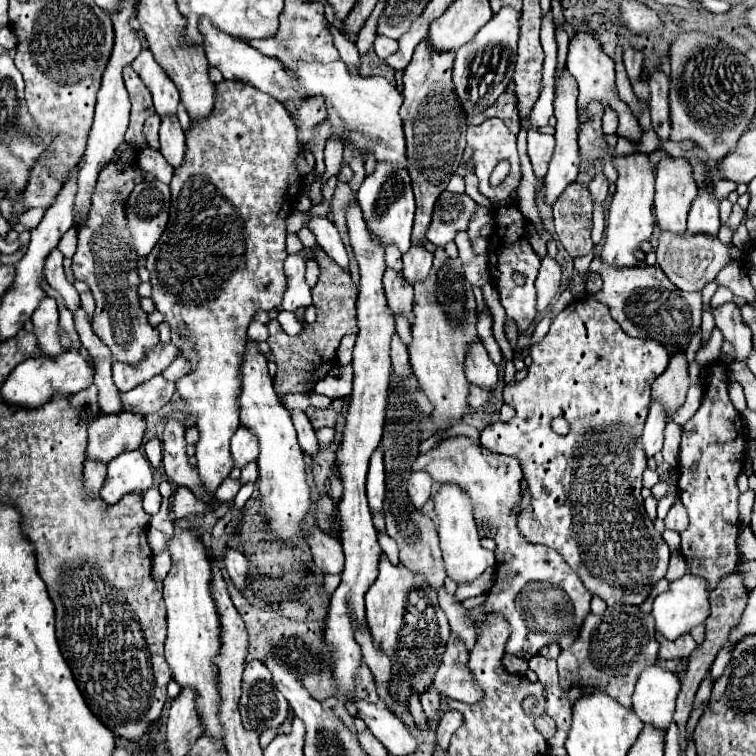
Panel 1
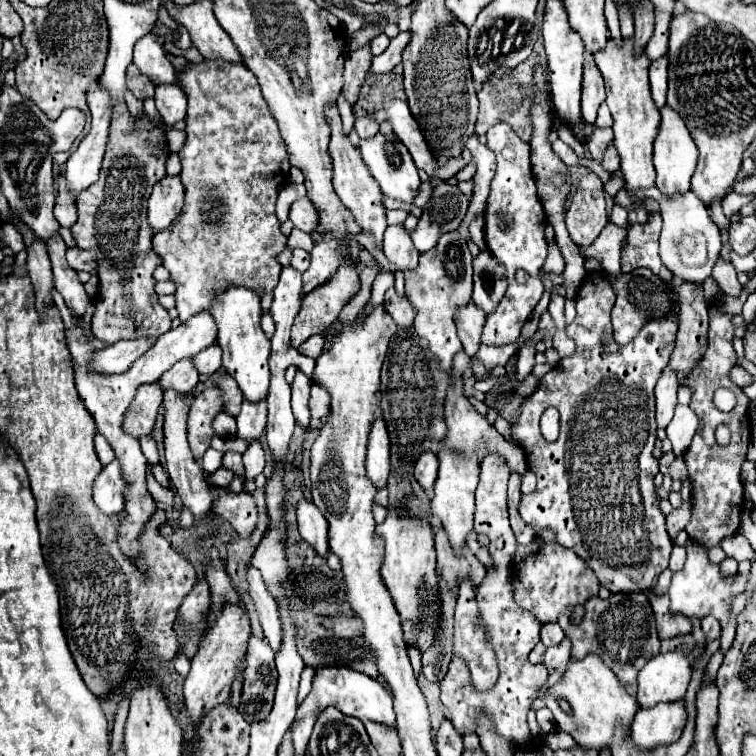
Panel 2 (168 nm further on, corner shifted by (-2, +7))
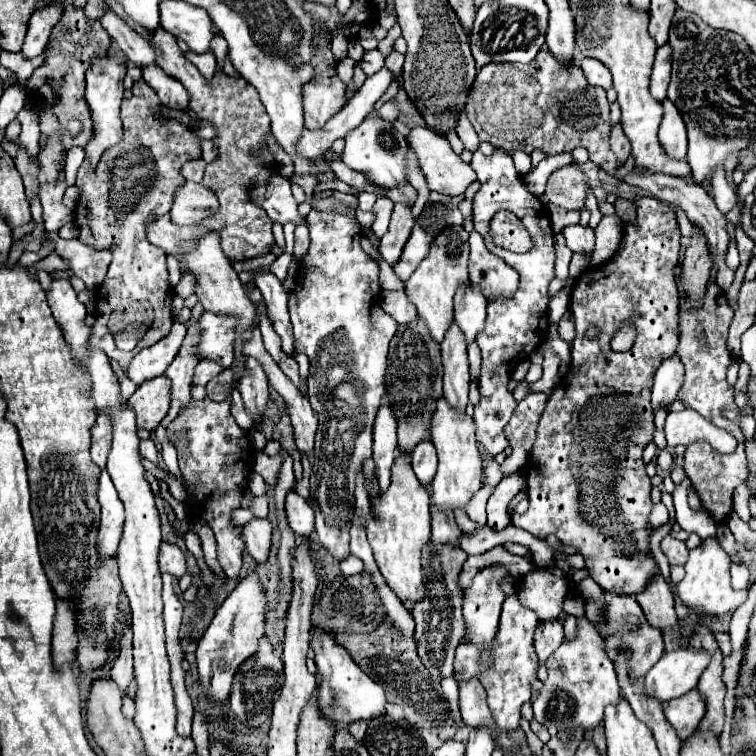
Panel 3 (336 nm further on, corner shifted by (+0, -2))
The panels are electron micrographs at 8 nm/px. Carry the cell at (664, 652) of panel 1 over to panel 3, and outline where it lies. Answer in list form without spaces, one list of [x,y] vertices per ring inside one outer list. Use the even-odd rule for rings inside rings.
[[[657,568],[657,574],[653,574],[653,578],[649,580],[649,586],[643,592],[639,592],[635,598],[641,604],[651,626],[665,630],[665,628],[671,628],[677,624],[677,616],[675,616],[675,608],[673,608],[675,600],[669,590],[669,584],[661,576],[659,568]]]

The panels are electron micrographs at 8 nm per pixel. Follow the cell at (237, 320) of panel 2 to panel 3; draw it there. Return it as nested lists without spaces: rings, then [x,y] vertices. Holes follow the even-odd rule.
[[[205,232],[203,236],[197,238],[197,244],[195,248],[183,256],[183,262],[181,262],[181,270],[185,270],[183,274],[191,274],[195,278],[195,294],[199,298],[199,302],[203,304],[205,312],[223,312],[223,314],[233,314],[237,316],[239,320],[239,326],[237,326],[237,340],[235,340],[235,358],[239,360],[239,364],[245,362],[245,356],[241,352],[241,334],[245,330],[249,330],[249,326],[253,326],[255,322],[255,308],[253,308],[253,302],[245,296],[245,286],[241,284],[237,272],[233,270],[231,266],[231,260],[223,254],[223,248],[221,248],[221,236],[219,232]]]

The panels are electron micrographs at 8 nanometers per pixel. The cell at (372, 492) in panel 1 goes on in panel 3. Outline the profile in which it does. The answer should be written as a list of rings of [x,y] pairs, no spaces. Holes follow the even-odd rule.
[[[383,402],[379,406],[373,424],[373,460],[375,460],[375,472],[379,476],[381,490],[389,486],[395,452],[397,452],[397,418],[393,416],[389,402]]]

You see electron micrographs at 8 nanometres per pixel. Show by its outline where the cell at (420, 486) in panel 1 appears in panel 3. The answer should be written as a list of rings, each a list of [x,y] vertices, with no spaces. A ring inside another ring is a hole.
[[[429,438],[421,440],[413,452],[411,452],[411,458],[413,458],[413,470],[417,474],[417,478],[421,480],[421,484],[429,486],[435,472],[437,472],[437,452],[435,452],[435,446]]]

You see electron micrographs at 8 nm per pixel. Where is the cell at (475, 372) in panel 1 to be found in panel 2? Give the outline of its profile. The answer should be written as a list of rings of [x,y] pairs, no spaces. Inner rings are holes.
[[[471,301],[471,305],[465,305],[463,309],[459,309],[457,317],[457,333],[459,339],[463,343],[463,349],[469,357],[475,357],[475,353],[481,347],[481,333],[483,333],[483,325],[485,325],[485,313],[481,309],[475,307],[475,303]]]

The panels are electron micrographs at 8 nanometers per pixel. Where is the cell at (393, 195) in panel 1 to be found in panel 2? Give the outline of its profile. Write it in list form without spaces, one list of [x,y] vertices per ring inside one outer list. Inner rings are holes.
[[[377,133],[373,139],[363,139],[359,149],[361,149],[361,155],[363,155],[363,163],[367,165],[369,173],[379,183],[383,195],[413,205],[417,189],[421,185],[421,179],[417,175],[417,167],[415,167],[411,155],[407,153],[407,147],[395,135],[381,135],[381,133]]]

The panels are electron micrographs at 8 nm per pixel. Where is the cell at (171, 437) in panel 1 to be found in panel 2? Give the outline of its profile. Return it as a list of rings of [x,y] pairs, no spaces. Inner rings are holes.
[[[205,473],[205,483],[209,487],[209,493],[213,495],[211,513],[229,521],[239,537],[249,537],[257,523],[257,507],[253,497],[245,491],[233,493],[227,487],[213,485],[207,473]]]

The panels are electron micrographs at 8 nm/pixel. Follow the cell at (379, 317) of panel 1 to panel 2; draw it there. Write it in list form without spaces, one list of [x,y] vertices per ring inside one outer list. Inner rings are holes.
[[[327,109],[331,113],[331,143],[329,153],[333,159],[333,187],[343,205],[351,211],[355,223],[361,227],[361,233],[369,233],[375,239],[377,249],[381,249],[381,239],[387,229],[387,217],[385,217],[385,205],[383,205],[383,193],[377,185],[377,181],[367,173],[367,167],[363,167],[363,159],[359,157],[359,151],[349,143],[349,139],[341,133],[341,117],[337,109]]]

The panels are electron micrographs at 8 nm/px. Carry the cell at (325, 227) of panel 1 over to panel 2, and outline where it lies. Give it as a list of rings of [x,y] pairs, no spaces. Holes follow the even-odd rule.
[[[299,199],[291,205],[289,219],[301,231],[315,231],[319,227],[321,215],[315,213],[315,205],[309,199]]]

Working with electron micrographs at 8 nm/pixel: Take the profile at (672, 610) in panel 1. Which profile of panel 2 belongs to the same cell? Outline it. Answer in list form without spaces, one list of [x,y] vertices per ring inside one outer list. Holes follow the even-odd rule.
[[[687,541],[685,545],[687,549],[687,561],[685,561],[685,567],[677,573],[673,573],[673,579],[671,579],[671,585],[669,585],[669,599],[671,599],[671,607],[669,611],[673,615],[685,615],[685,617],[691,618],[703,618],[708,615],[719,619],[721,623],[722,634],[720,637],[719,650],[725,654],[729,651],[736,634],[737,623],[735,619],[729,615],[729,609],[731,609],[731,597],[739,591],[743,591],[745,587],[745,581],[747,581],[747,575],[735,575],[731,579],[723,579],[719,575],[719,565],[713,565],[709,563],[707,559],[707,553],[705,553],[705,547],[703,545],[697,545],[697,541]]]

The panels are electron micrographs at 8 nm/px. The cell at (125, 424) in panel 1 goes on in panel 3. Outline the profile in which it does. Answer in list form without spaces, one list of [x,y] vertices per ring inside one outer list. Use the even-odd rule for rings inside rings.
[[[157,376],[149,382],[143,382],[127,404],[135,410],[137,426],[145,430],[155,430],[159,422],[167,416],[171,406],[171,384],[169,378]]]

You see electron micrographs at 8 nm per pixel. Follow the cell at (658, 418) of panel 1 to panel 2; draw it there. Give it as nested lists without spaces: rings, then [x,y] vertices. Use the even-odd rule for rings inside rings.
[[[665,369],[655,387],[657,427],[659,429],[665,429],[669,425],[669,421],[673,419],[673,409],[677,405],[677,387],[679,387],[677,375],[671,373],[671,369]]]

